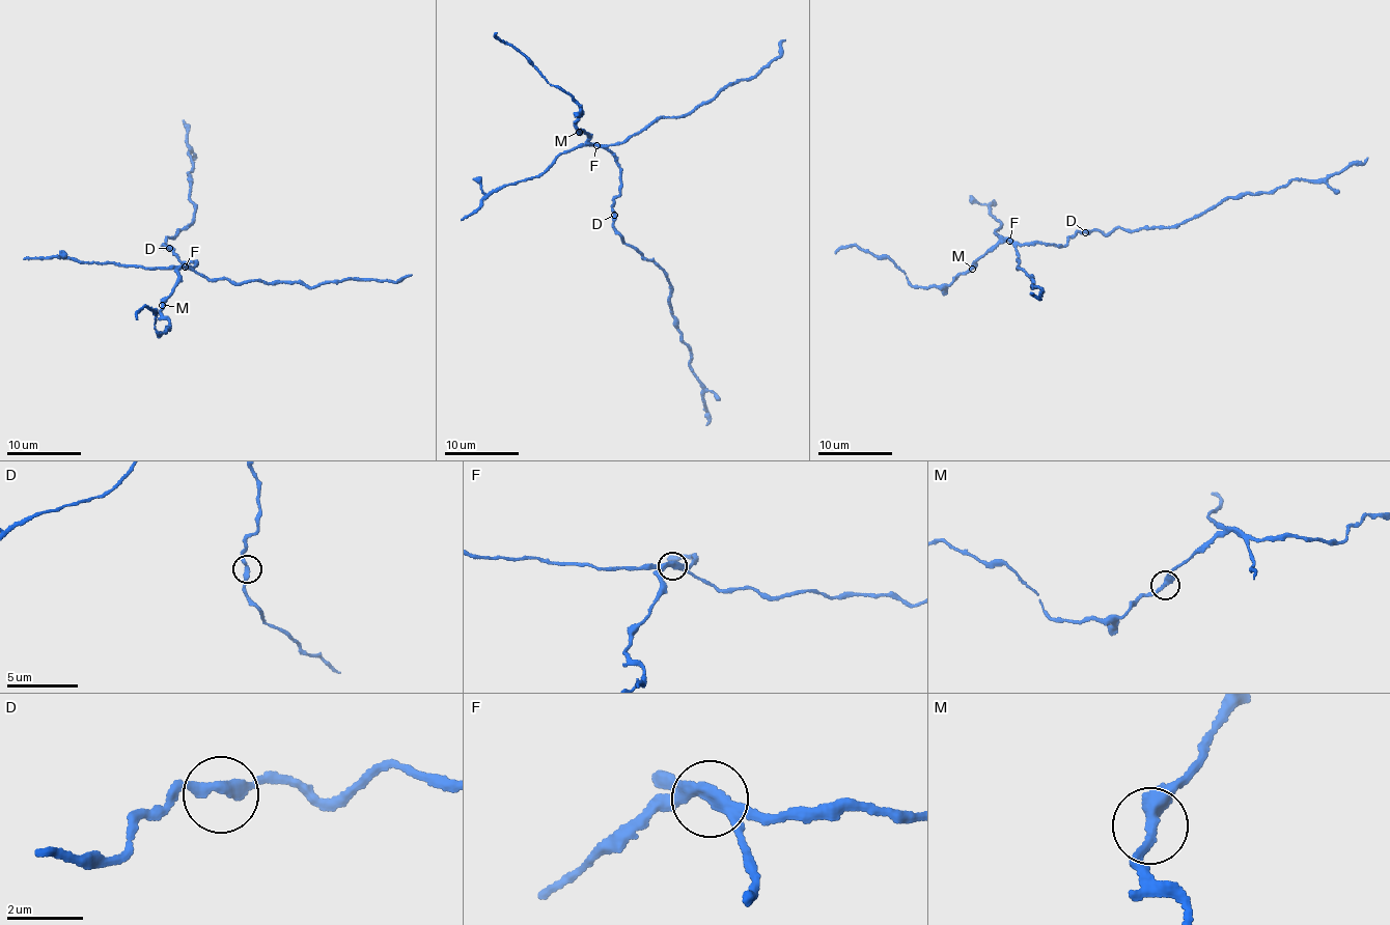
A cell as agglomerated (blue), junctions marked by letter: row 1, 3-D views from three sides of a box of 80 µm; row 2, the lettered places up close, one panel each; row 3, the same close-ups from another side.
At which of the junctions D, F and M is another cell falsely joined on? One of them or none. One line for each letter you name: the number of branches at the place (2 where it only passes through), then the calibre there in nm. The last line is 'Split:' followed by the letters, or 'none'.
F: branches 2; calibre 320 nm
Split: F

